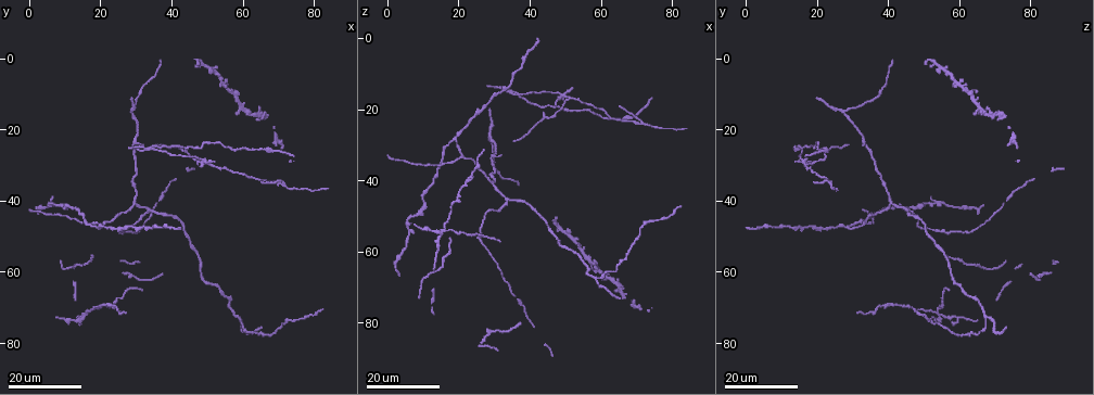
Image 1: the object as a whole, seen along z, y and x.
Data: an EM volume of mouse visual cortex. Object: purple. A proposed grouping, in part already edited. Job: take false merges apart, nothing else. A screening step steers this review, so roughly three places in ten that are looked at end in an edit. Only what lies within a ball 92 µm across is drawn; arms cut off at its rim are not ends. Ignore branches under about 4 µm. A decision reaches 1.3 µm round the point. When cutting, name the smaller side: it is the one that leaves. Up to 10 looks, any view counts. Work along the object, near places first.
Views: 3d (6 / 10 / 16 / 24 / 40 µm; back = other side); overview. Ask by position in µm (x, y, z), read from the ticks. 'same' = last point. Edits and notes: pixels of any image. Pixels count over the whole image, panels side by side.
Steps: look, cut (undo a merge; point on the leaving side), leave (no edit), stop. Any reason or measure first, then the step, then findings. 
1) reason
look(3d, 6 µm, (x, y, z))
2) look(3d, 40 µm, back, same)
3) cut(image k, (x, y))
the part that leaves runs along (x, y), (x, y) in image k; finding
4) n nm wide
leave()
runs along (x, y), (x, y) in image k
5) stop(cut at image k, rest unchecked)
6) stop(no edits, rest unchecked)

look(3d, 16 µm, (18.5, 47.5, 28.0))

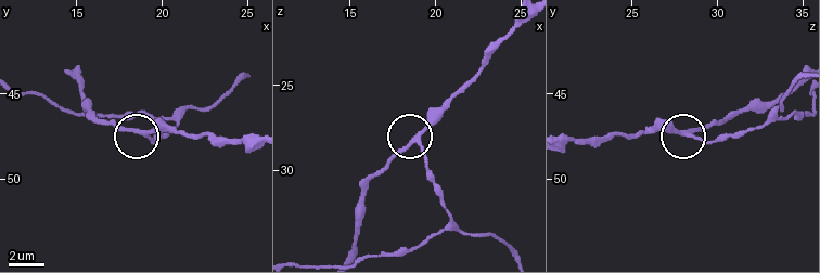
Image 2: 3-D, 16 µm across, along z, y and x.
look(3d, 6 µm, (18.4, 47.2, 28.5))

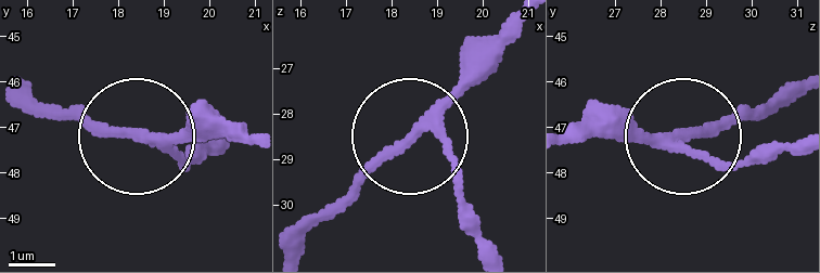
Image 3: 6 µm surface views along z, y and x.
200 nm wide
cut(image 3, (193, 129))
the part that leaves runs along (169, 145), (91, 130), (25, 83) in image 3; two neurons meet here

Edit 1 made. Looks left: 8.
look(overview)

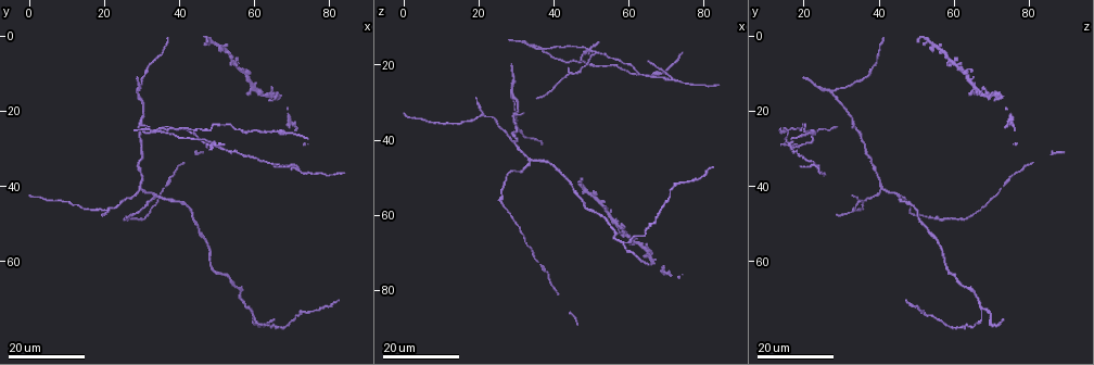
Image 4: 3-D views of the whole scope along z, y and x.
three-way junction
look(3d, 24 µm, (20.5, 46.5, 33.5))

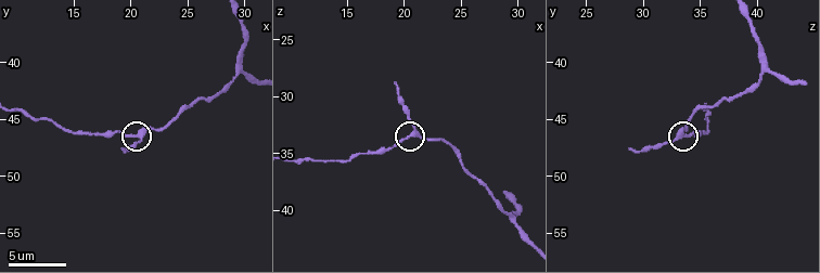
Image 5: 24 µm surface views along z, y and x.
closer look
look(3d, 6 µm, (20.8, 46.6, 33.2))

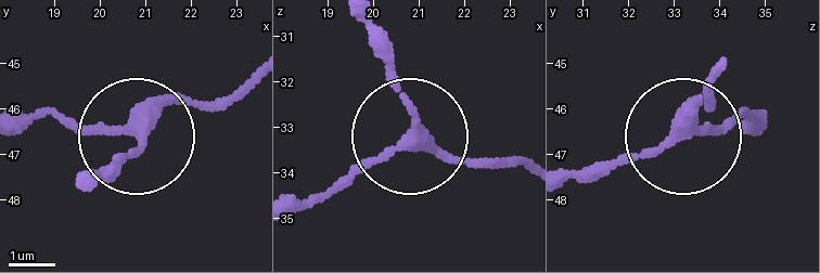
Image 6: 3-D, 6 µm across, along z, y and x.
3 arms
leave()
one neuron here

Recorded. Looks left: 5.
small branch off a trunk
look(3d, 24 µm, (30.0, 23.5, 33.0))

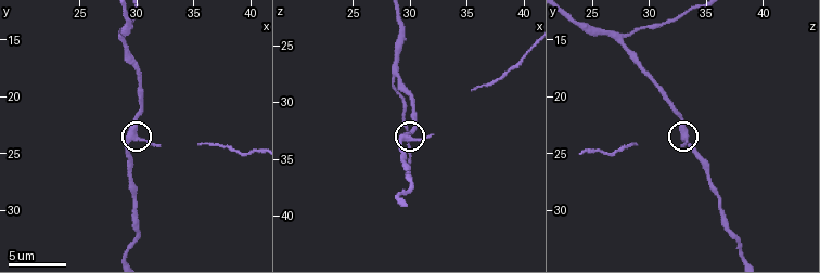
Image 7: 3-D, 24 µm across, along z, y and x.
look(3d, 6 µm, (29.8, 23.4, 33.0))

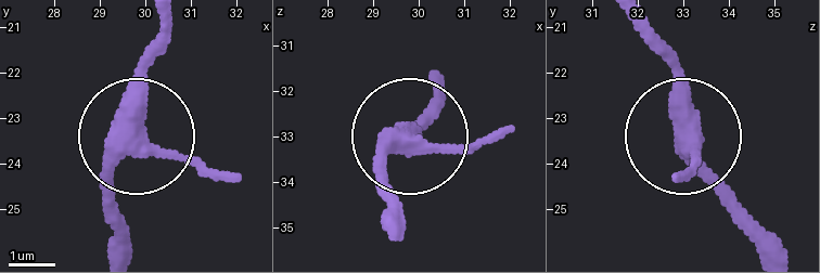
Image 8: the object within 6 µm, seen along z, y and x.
3 arms
leave()
runs along (785, 254), (688, 141), (695, 156), (684, 180) in image 8; all the same neuron

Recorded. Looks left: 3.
arms part here
look(3d, 24 µm, (71.5, 36.0, 23.5))

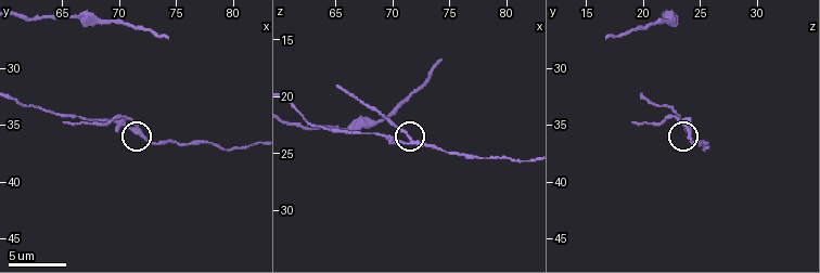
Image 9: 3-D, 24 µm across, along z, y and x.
look(3d, 6 µm, (71.6, 35.4, 23.8))

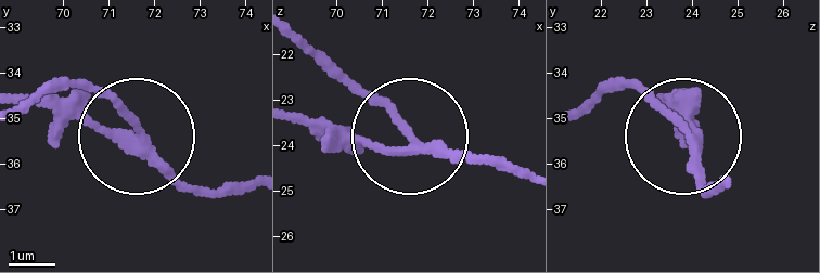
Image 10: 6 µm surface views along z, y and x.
cut(image 10, (125, 106))
the part that leaves runs along (152, 146), (105, 95), (23, 100) in image 10; a second neuron is stuck on

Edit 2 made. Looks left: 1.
stop(cut at image 3, cut at image 10, rest unchecked)

